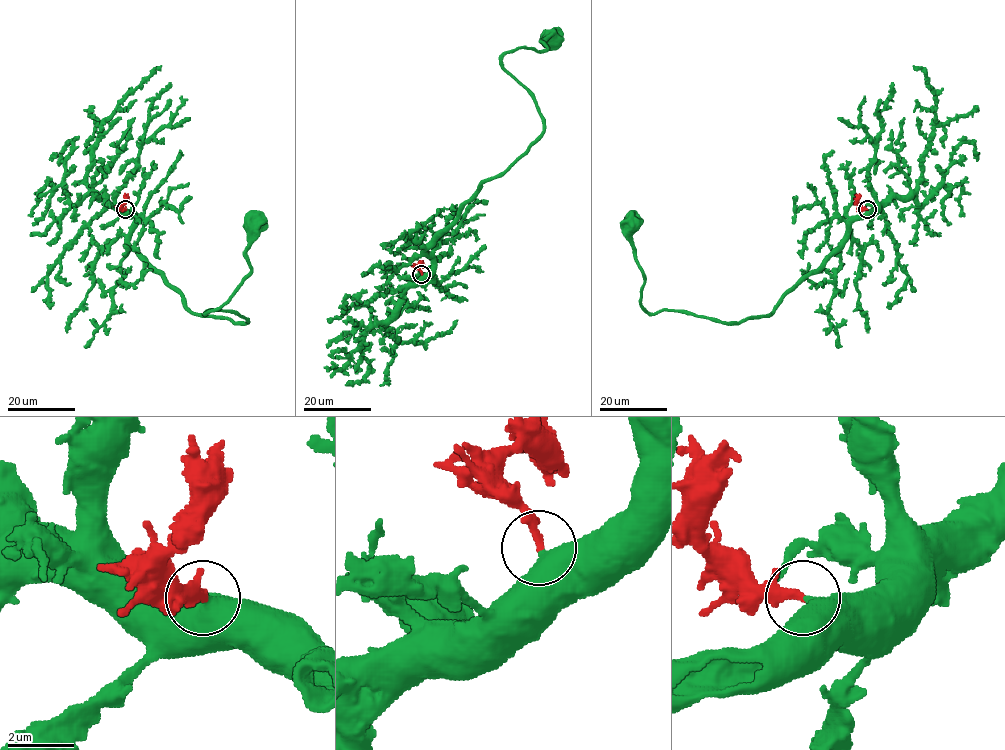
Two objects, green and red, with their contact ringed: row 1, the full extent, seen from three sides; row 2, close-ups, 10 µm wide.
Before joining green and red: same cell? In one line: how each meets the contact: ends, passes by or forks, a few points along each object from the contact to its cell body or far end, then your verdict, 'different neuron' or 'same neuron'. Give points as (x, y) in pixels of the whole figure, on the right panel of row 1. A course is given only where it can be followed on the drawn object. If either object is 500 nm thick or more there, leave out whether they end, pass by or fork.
green runs (867, 210), (851, 223), (842, 243), (769, 315), (738, 322), (645, 309), (631, 221); red runs (867, 210), (857, 202), (859, 194); same neuron

